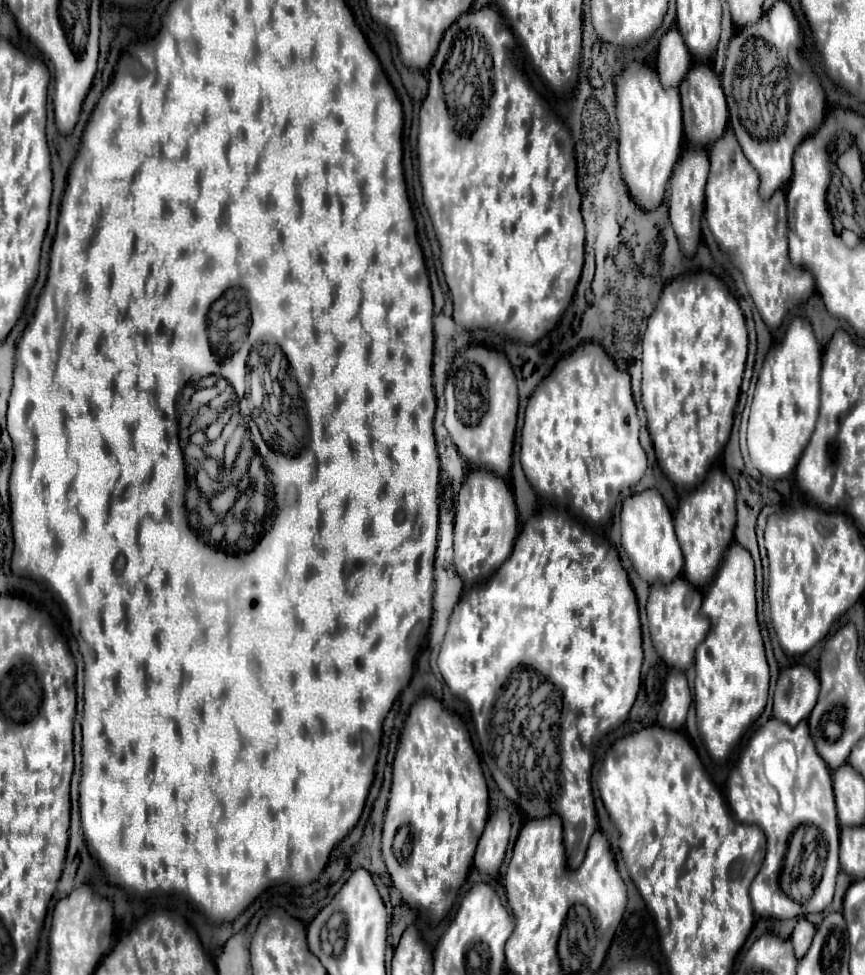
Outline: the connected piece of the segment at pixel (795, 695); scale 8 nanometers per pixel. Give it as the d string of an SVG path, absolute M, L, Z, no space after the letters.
M806 667L782 671L774 691L774 717L796 725L810 715L818 699L818 677Z

